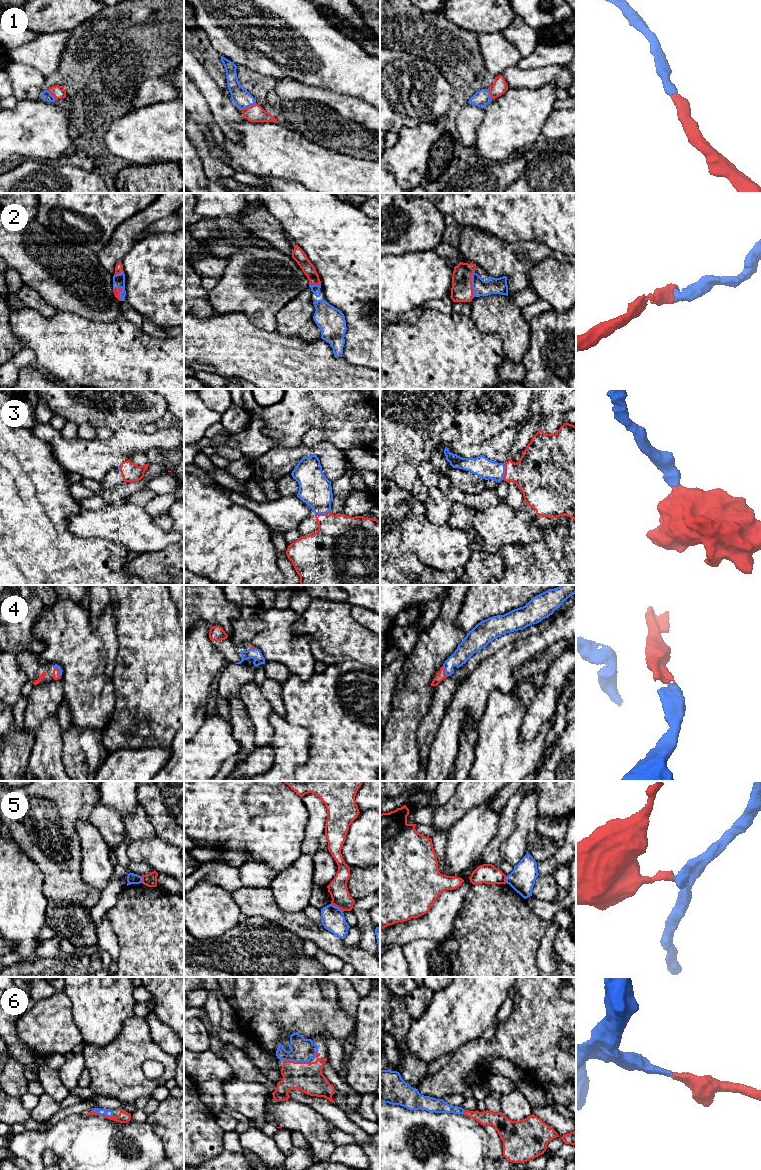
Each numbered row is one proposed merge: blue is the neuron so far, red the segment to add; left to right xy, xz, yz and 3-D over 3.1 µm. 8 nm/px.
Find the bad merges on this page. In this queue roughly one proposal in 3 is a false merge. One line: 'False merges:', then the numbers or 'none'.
False merges: 5

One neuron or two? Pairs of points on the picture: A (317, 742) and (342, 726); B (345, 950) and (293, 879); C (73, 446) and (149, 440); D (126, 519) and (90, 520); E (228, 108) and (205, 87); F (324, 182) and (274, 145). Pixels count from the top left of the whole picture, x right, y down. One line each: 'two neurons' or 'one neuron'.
A: one neuron
B: two neurons
C: one neuron
D: one neuron
E: one neuron
F: one neuron

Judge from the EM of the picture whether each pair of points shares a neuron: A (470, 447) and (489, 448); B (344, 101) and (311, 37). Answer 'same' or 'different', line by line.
A: different
B: different

